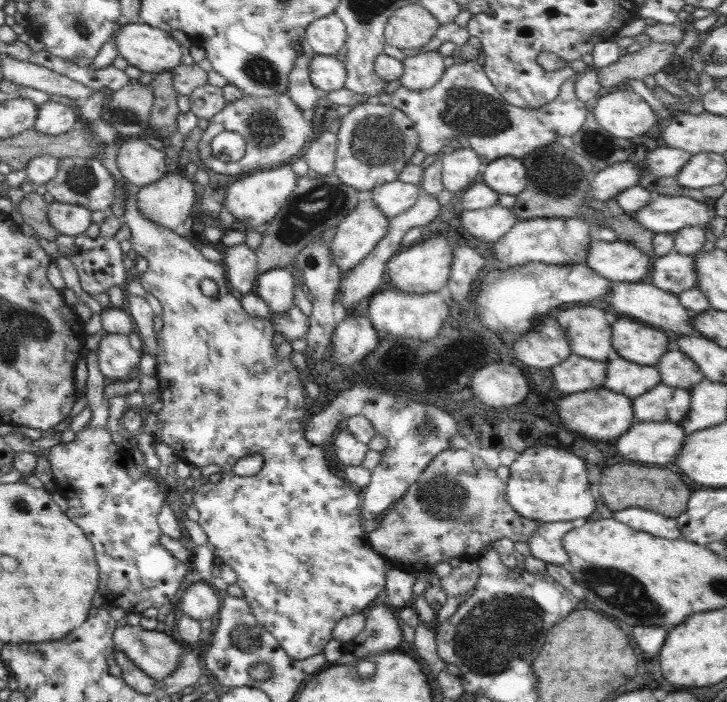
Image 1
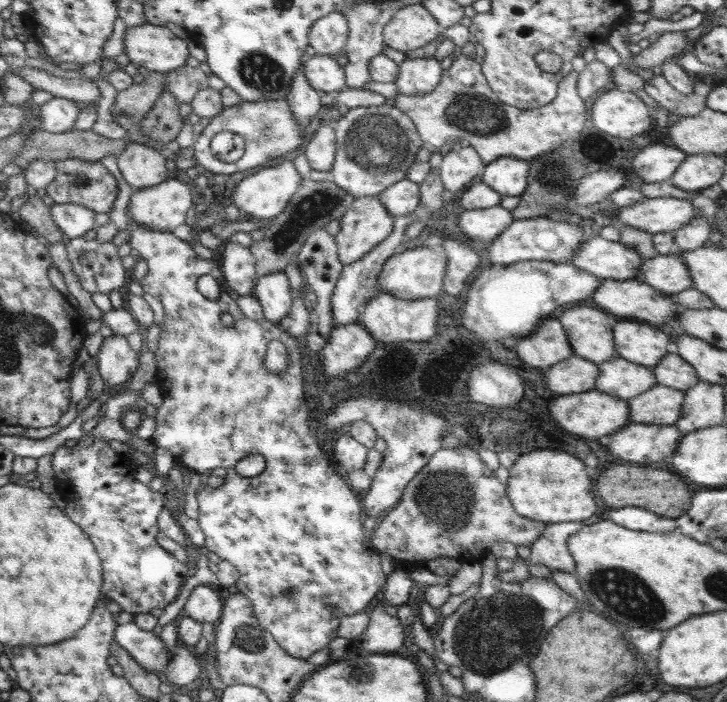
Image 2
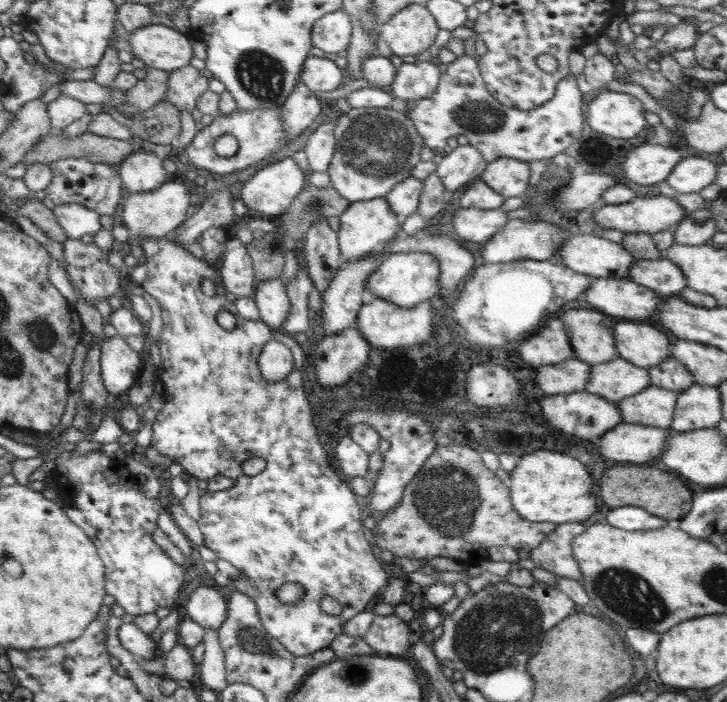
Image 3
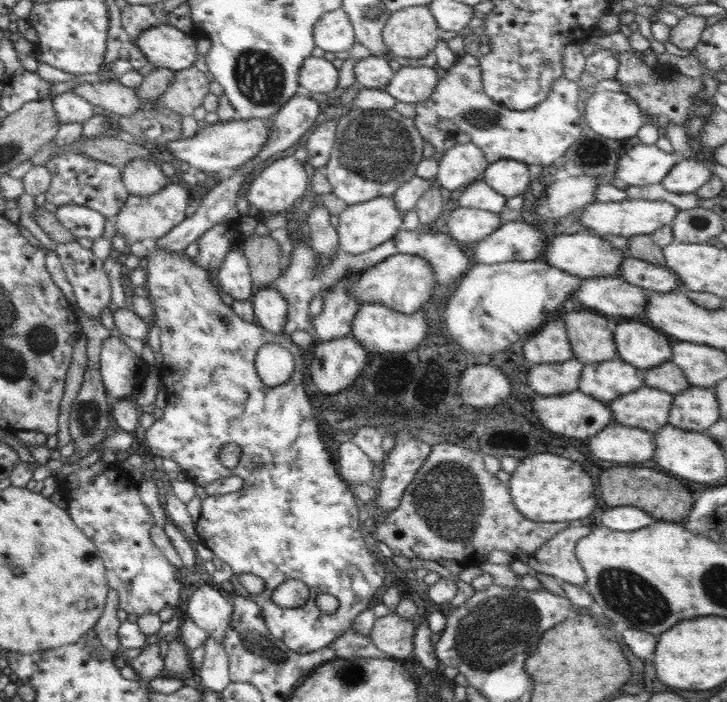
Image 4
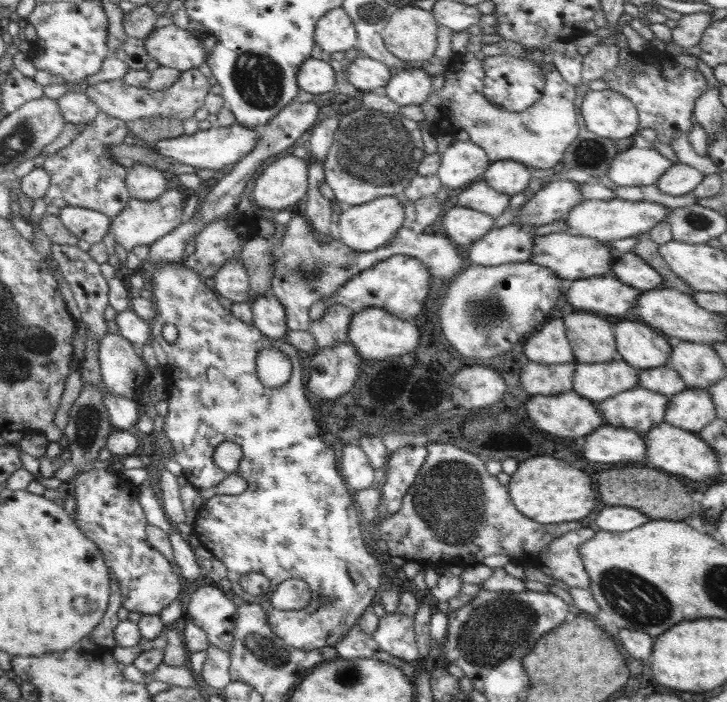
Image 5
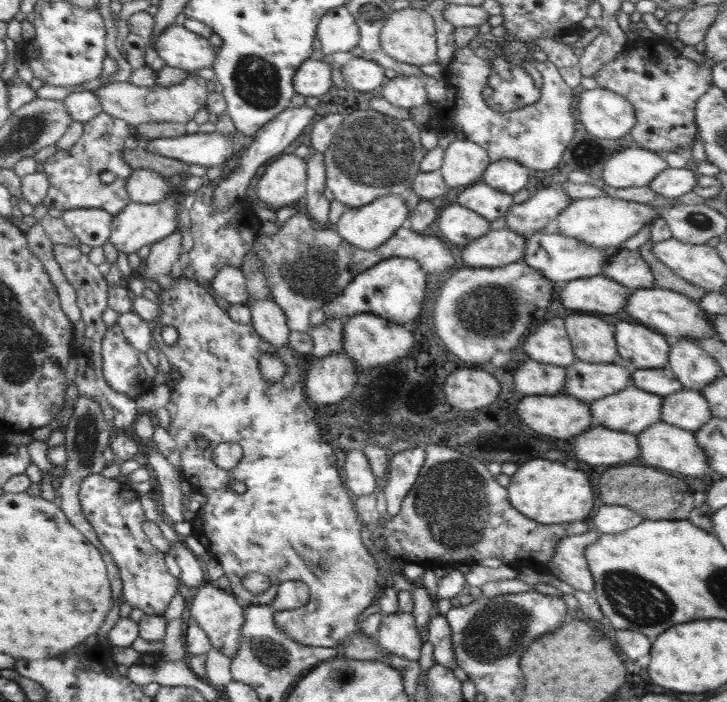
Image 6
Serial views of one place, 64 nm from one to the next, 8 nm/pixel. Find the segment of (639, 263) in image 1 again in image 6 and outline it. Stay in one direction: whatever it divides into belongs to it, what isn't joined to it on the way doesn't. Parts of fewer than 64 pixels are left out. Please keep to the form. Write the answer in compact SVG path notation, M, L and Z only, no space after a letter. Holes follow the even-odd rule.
M554 230L536 231L527 237L526 250L522 262L541 272L549 281L566 282L577 278L604 275L604 265L609 253L587 245L581 240L560 234Z

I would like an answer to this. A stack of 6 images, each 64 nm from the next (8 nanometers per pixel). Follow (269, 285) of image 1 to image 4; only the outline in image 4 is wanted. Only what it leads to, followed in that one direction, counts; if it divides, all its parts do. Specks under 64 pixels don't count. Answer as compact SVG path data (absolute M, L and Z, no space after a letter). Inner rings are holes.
M274 287L254 290L251 298L255 320L272 334L282 335L288 314L288 303Z

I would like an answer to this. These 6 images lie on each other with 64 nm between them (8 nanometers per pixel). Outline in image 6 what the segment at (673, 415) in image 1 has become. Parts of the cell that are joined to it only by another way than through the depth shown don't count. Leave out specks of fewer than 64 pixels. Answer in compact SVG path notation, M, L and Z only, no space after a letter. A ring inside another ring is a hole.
M630 384L624 390L586 406L594 426L638 436L652 424L661 421L662 399L657 394Z

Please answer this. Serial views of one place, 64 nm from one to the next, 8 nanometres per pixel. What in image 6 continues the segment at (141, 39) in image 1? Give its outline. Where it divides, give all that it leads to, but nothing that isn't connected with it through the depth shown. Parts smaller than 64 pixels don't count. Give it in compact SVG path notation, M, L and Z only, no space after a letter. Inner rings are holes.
M176 23L168 26L156 37L153 50L167 66L188 72L211 68L216 60L216 51L210 45L208 38L197 35Z

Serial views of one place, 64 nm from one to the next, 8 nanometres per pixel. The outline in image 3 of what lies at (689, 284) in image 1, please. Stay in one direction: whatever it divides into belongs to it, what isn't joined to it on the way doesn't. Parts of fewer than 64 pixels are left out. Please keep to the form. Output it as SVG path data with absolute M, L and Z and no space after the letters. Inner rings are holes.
M668 257L659 259L634 259L629 268L629 279L648 287L658 297L678 294L687 282L684 273Z

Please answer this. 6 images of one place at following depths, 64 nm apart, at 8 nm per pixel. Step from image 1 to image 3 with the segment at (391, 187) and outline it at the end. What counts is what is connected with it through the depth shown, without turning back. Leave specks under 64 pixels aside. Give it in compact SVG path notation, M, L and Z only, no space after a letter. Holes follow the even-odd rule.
M412 176L405 178L385 196L396 216L401 219L418 211L419 198L424 183Z

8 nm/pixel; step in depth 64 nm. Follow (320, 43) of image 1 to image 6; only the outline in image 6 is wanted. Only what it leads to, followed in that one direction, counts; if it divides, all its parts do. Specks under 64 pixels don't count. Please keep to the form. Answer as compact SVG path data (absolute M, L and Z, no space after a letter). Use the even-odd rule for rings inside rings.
M344 5L330 10L320 18L316 34L322 45L320 52L324 56L348 52L357 46L360 40L355 18Z

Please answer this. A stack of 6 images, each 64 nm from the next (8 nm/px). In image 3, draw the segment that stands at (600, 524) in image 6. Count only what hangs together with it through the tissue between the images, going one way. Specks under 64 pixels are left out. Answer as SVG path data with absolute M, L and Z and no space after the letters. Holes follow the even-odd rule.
M620 506L608 512L602 521L622 530L656 530L666 524L659 516L640 510L636 506Z

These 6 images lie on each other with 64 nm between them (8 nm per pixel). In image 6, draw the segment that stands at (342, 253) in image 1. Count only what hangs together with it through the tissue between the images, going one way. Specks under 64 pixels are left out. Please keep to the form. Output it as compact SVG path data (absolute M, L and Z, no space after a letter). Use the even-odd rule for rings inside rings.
M388 194L361 208L347 208L337 222L338 234L352 246L362 250L374 250L384 244L402 226L408 216L406 203L399 195Z

